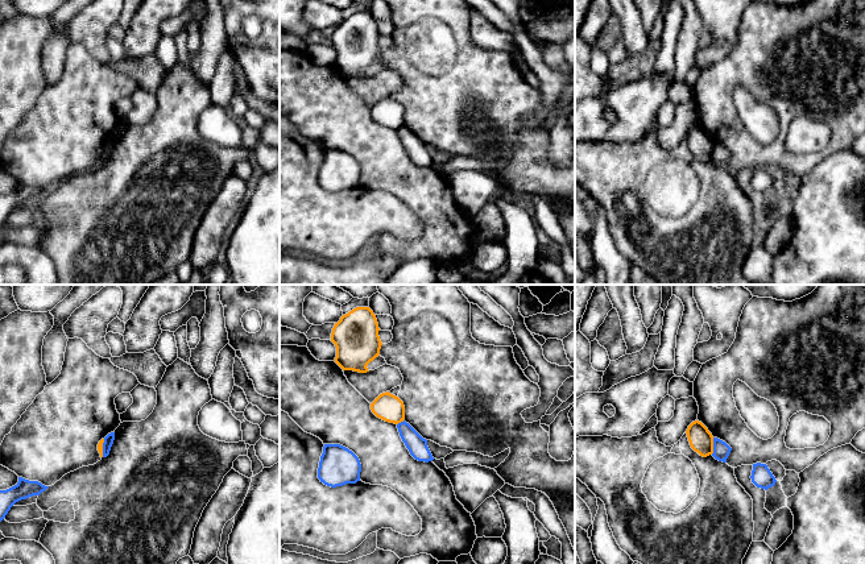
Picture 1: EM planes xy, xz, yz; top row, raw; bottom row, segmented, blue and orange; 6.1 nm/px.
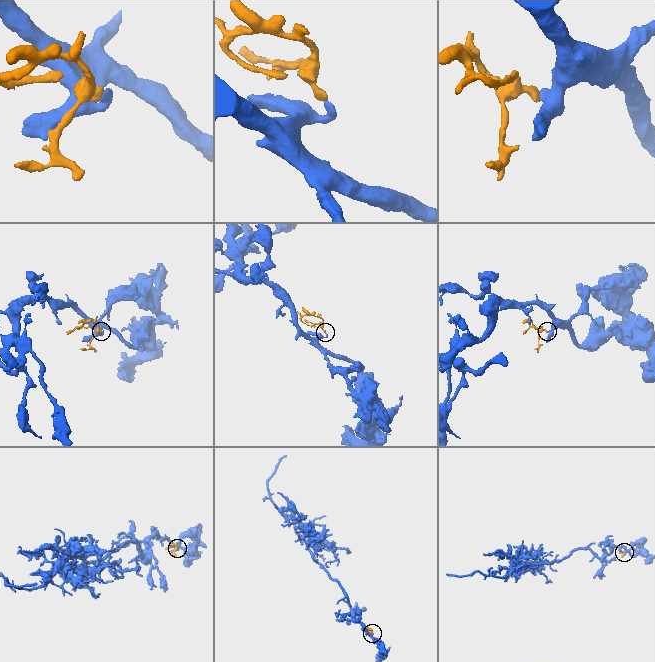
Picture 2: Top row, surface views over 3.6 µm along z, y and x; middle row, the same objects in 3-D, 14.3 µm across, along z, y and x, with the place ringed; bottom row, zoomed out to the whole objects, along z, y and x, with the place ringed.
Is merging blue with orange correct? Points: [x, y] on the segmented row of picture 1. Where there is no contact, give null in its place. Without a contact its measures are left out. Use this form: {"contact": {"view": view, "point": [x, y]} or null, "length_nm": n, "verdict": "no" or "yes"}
{"contact": {"view": "yz", "point": [714, 446]}, "length_nm": 110, "verdict": "no"}

